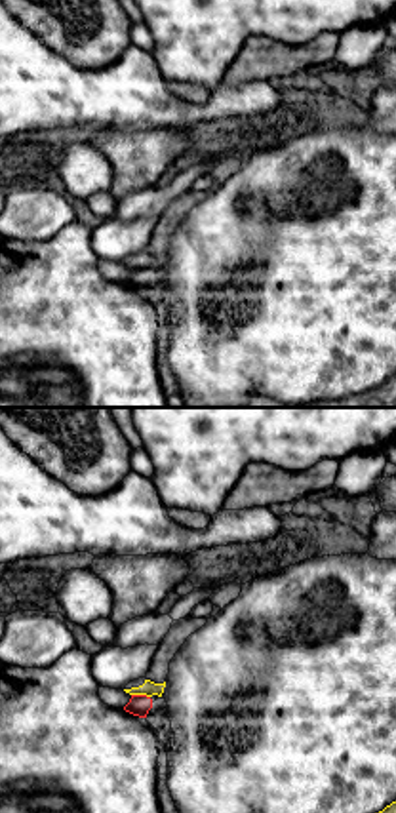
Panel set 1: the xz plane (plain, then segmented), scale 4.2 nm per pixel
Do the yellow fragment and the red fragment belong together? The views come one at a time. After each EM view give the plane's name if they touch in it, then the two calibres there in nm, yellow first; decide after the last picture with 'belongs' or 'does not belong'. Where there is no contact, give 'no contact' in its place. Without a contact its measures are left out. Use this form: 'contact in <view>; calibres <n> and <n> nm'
contact in xz; calibres 70 and 90 nm

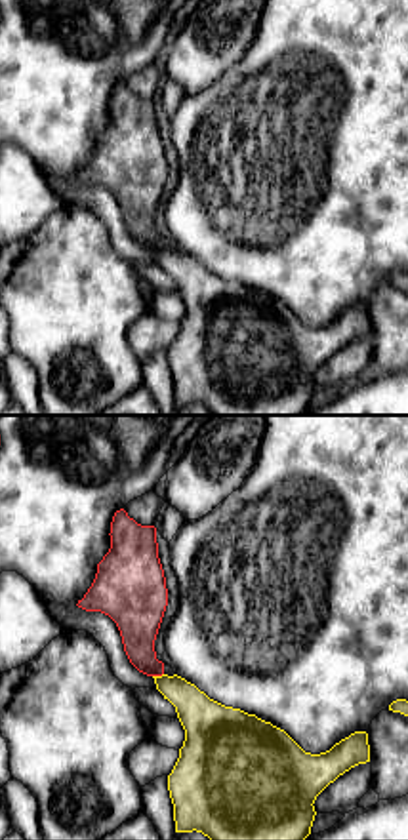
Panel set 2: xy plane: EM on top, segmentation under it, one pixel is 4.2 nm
contact in xy; calibres 180 and 180 nm

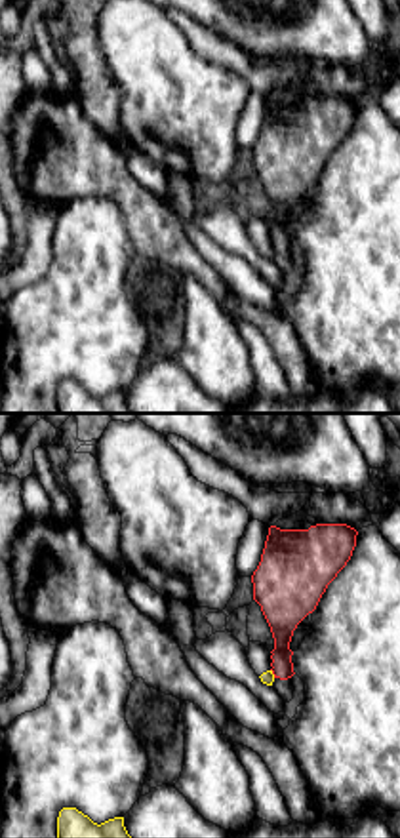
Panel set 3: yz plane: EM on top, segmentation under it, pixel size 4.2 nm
contact in yz; calibres 50 and 140 nm

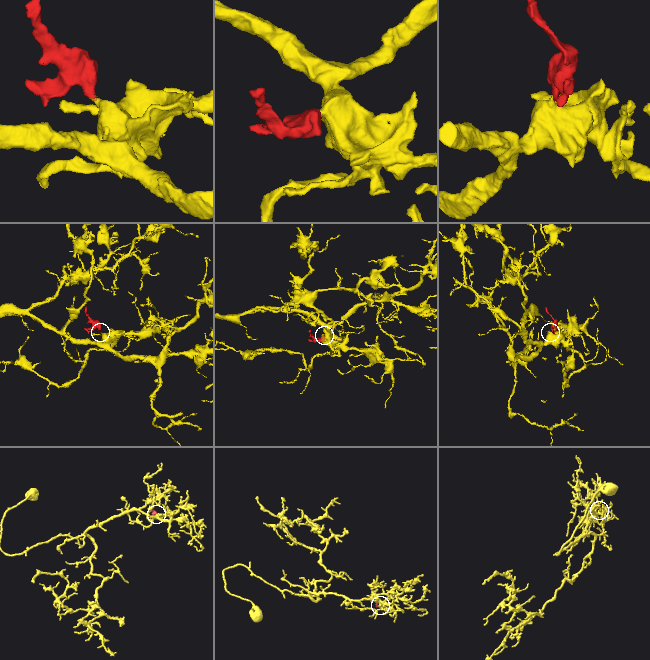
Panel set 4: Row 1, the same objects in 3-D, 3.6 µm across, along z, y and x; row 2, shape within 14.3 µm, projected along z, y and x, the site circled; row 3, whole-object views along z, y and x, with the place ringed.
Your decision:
does not belong

